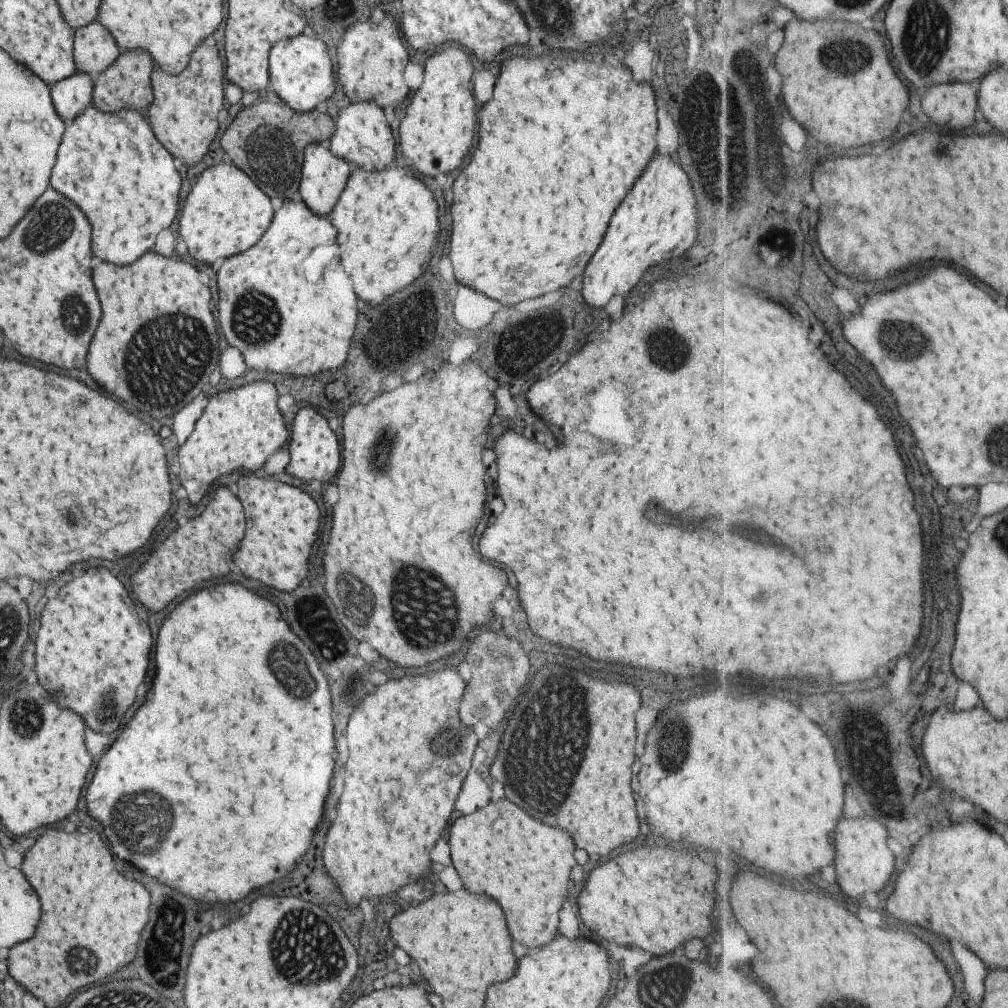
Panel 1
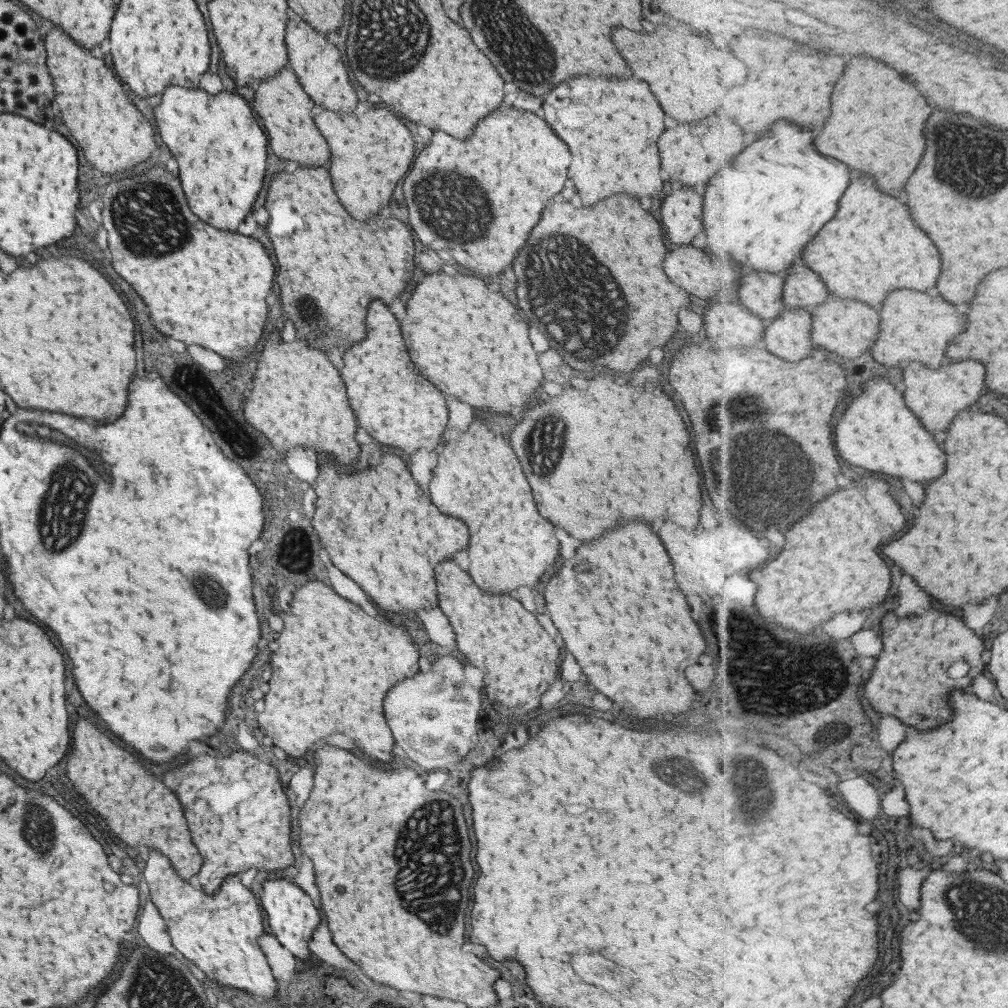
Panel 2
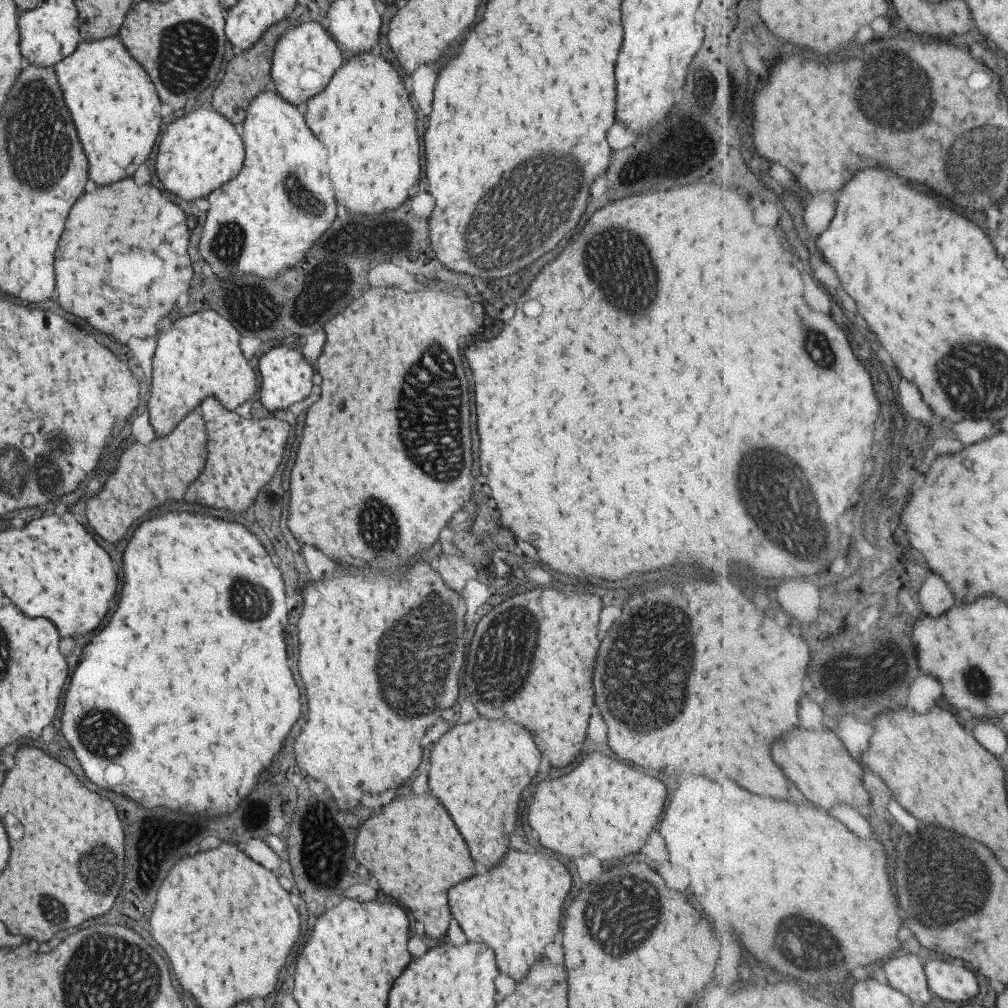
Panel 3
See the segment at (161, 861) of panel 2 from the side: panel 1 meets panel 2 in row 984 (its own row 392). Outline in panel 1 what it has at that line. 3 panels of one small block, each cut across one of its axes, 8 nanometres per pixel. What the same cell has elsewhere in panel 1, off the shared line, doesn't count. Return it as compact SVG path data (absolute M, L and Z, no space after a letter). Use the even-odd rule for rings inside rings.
M255 381L253 384L239 387L231 392L215 394L213 398L207 400L203 414L195 422L195 430L190 432L185 442L179 443L179 450L177 450L179 480L191 504L199 504L205 492L209 490L209 486L213 484L213 480L217 480L219 476L228 475L234 470L244 470L243 472L247 474L255 472L273 452L286 446L290 433L276 405L278 395L271 383Z

